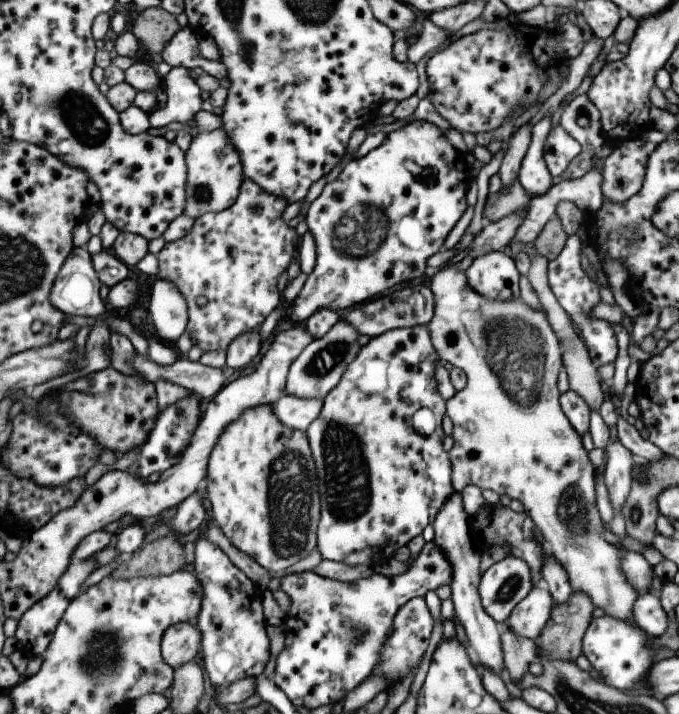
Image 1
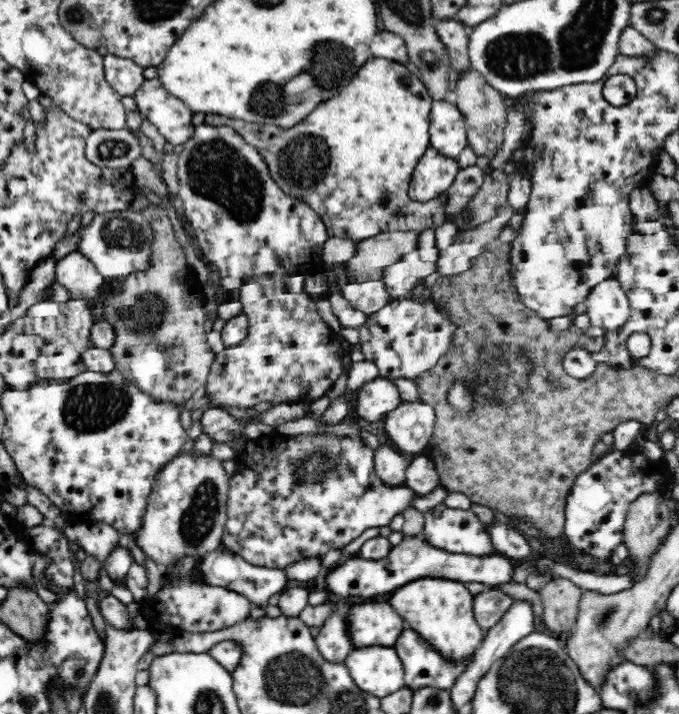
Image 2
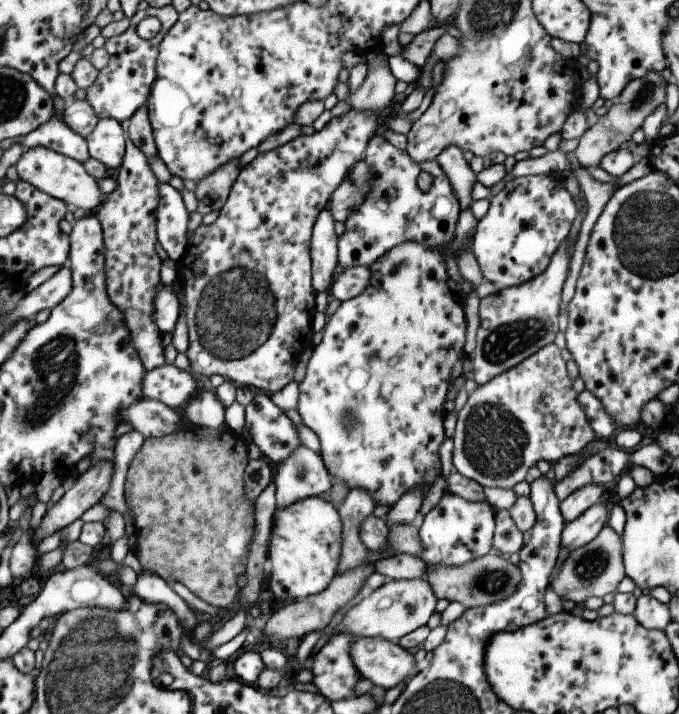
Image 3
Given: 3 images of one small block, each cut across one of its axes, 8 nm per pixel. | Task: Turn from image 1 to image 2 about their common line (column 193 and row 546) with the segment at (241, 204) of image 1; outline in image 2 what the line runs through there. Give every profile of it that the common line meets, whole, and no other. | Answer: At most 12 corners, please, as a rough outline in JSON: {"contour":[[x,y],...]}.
{"contour":[[230,440],[222,549],[286,571],[408,508],[375,450]]}

